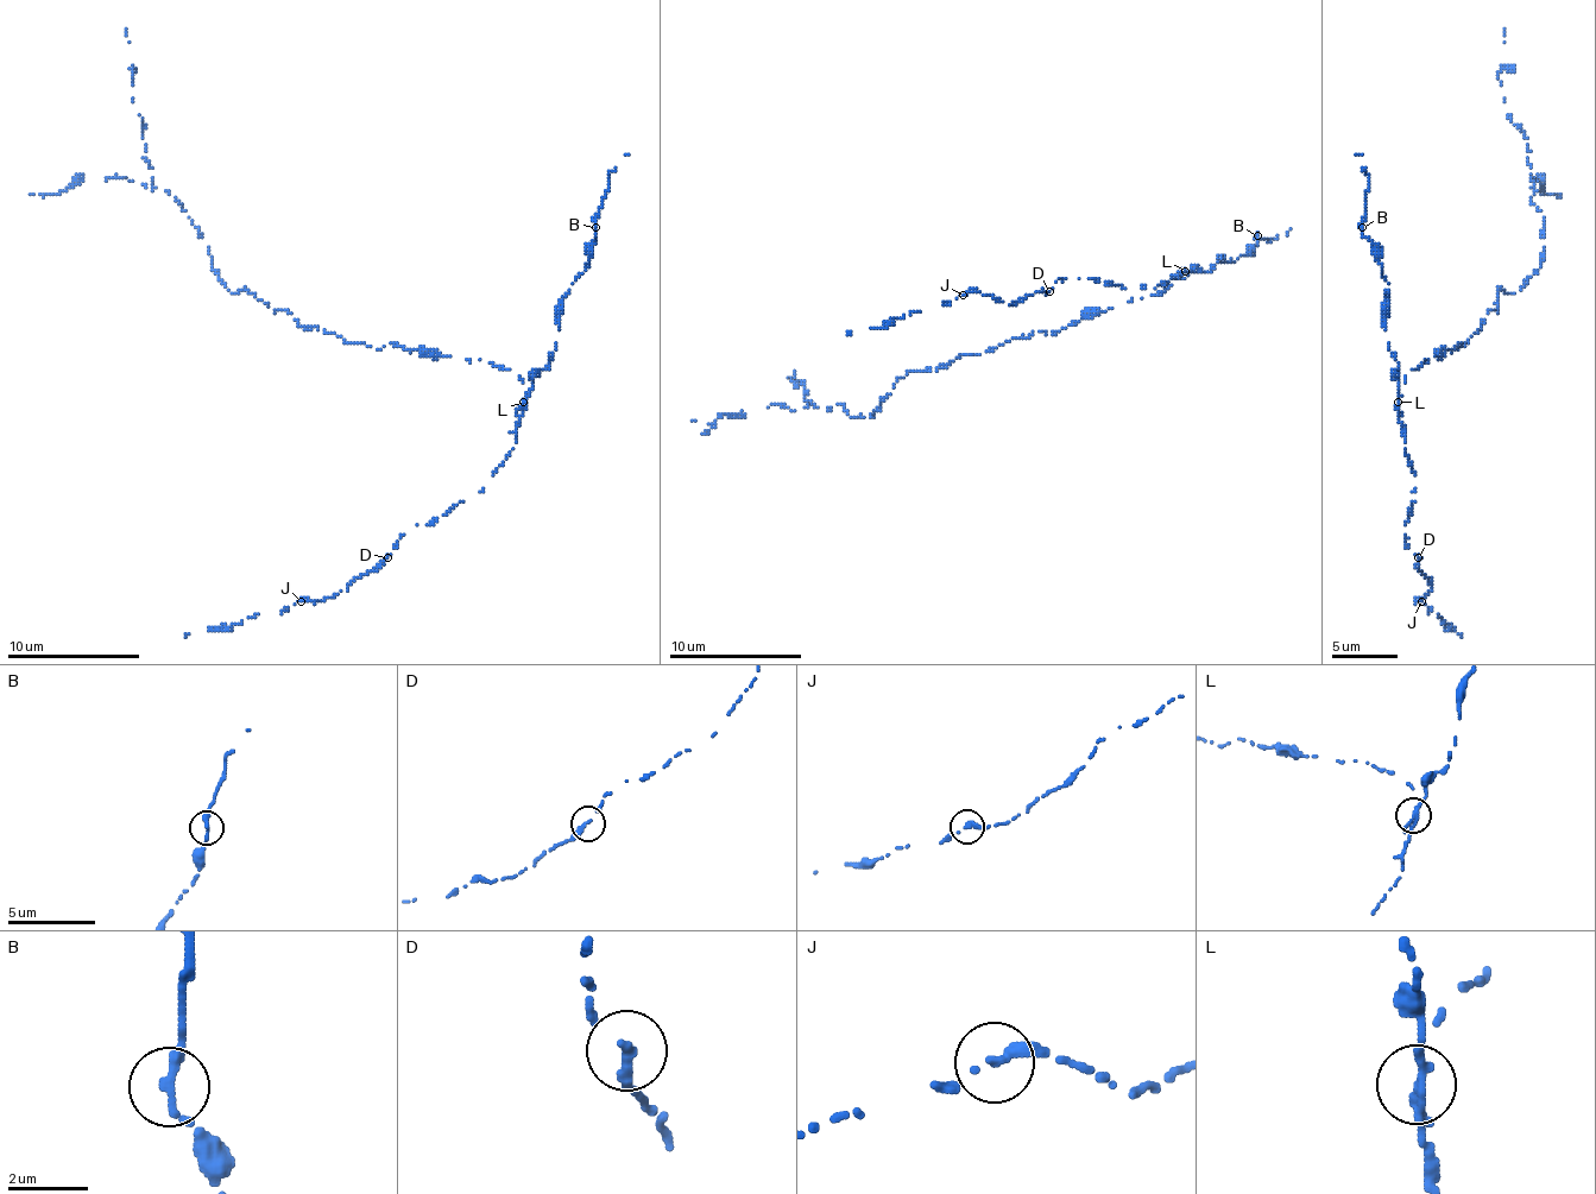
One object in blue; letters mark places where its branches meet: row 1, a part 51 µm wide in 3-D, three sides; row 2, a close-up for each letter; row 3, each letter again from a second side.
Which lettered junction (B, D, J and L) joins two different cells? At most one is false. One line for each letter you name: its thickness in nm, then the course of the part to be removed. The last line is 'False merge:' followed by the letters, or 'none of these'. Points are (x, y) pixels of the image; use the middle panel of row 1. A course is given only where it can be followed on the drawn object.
L: 240 nm | (1185, 272), (1059, 332), (910, 371), (870, 417), (814, 408), (794, 371), (788, 378)
False merge: L

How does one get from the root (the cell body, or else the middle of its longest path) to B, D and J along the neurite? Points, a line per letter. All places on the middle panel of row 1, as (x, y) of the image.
B: (1105, 311), (1131, 298), (1165, 291), (1191, 272), (1211, 272), (1221, 259), (1235, 261), (1254, 248), (1257, 235)
D: (1105, 311), (1131, 298), (1165, 291), (1194, 272), (1181, 272), (1155, 289), (1059, 278), (1049, 291)
J: (1105, 311), (1194, 272), (1155, 289), (1059, 278), (1049, 291), (1009, 305), (979, 291), (963, 295)

